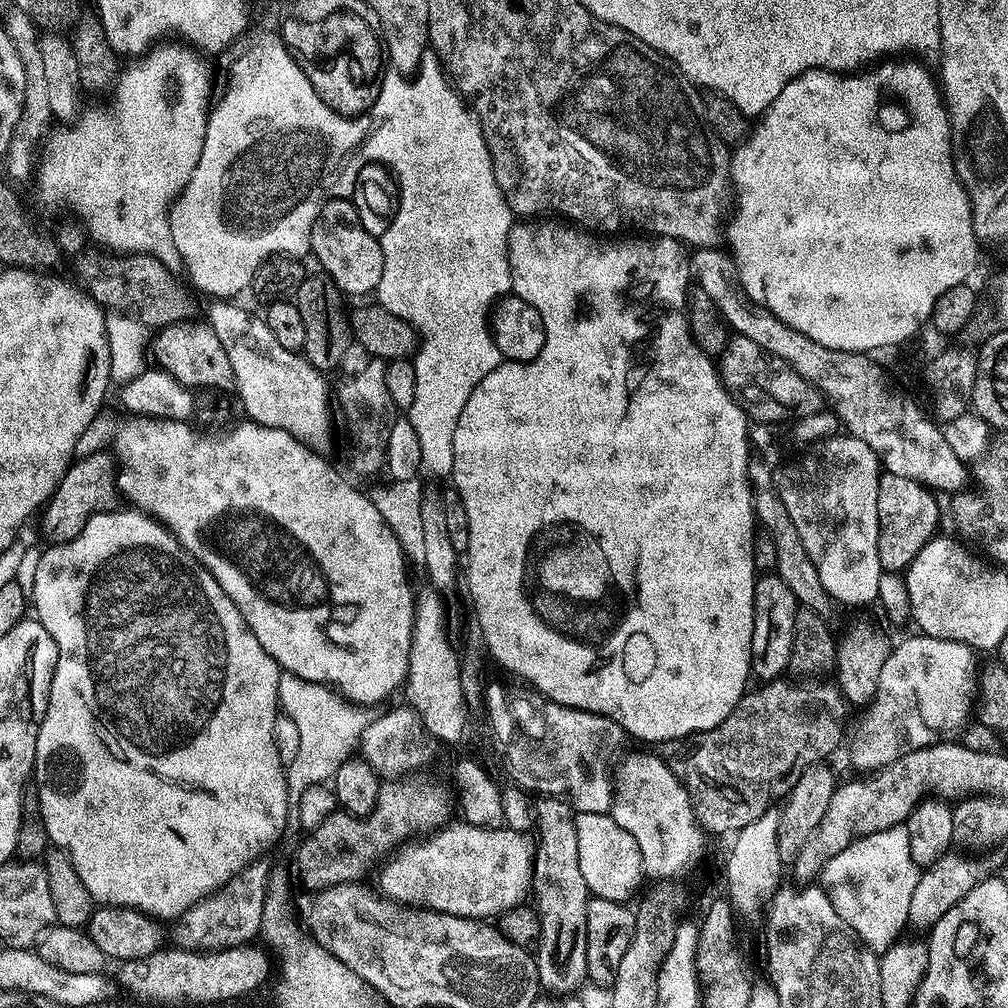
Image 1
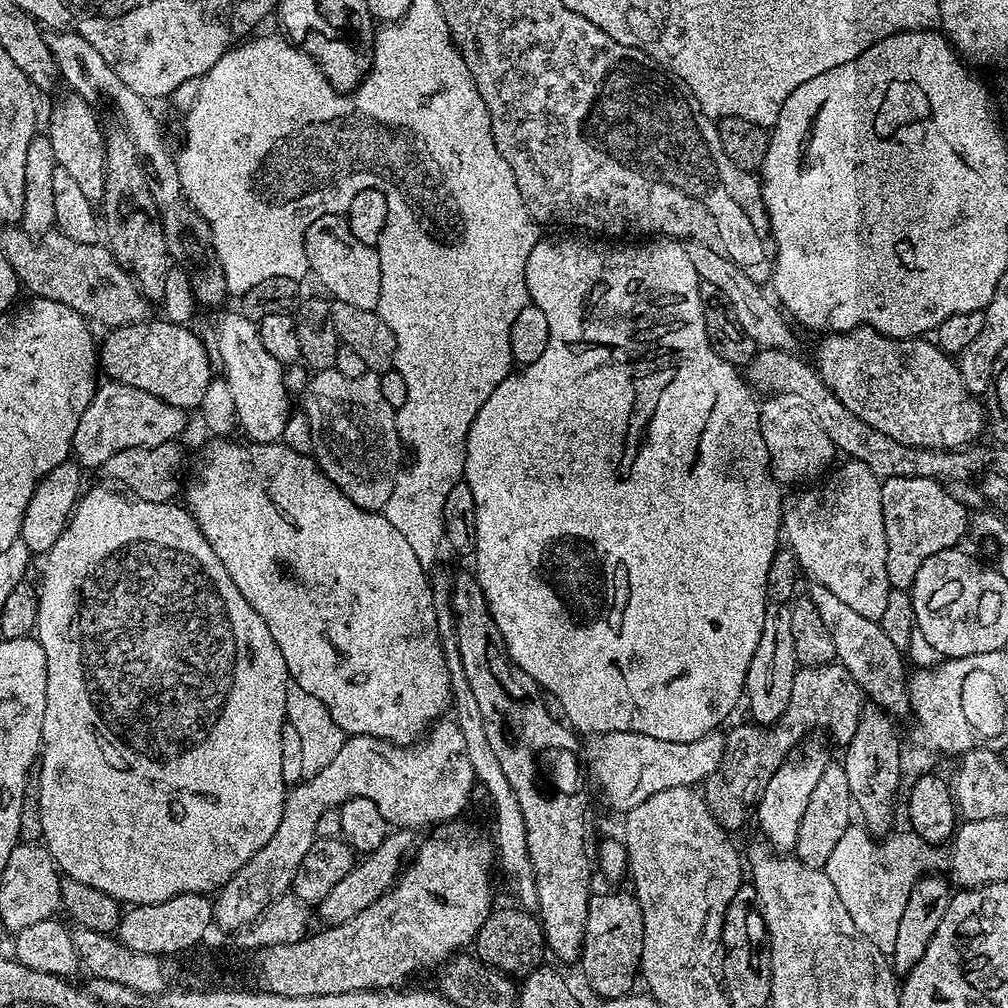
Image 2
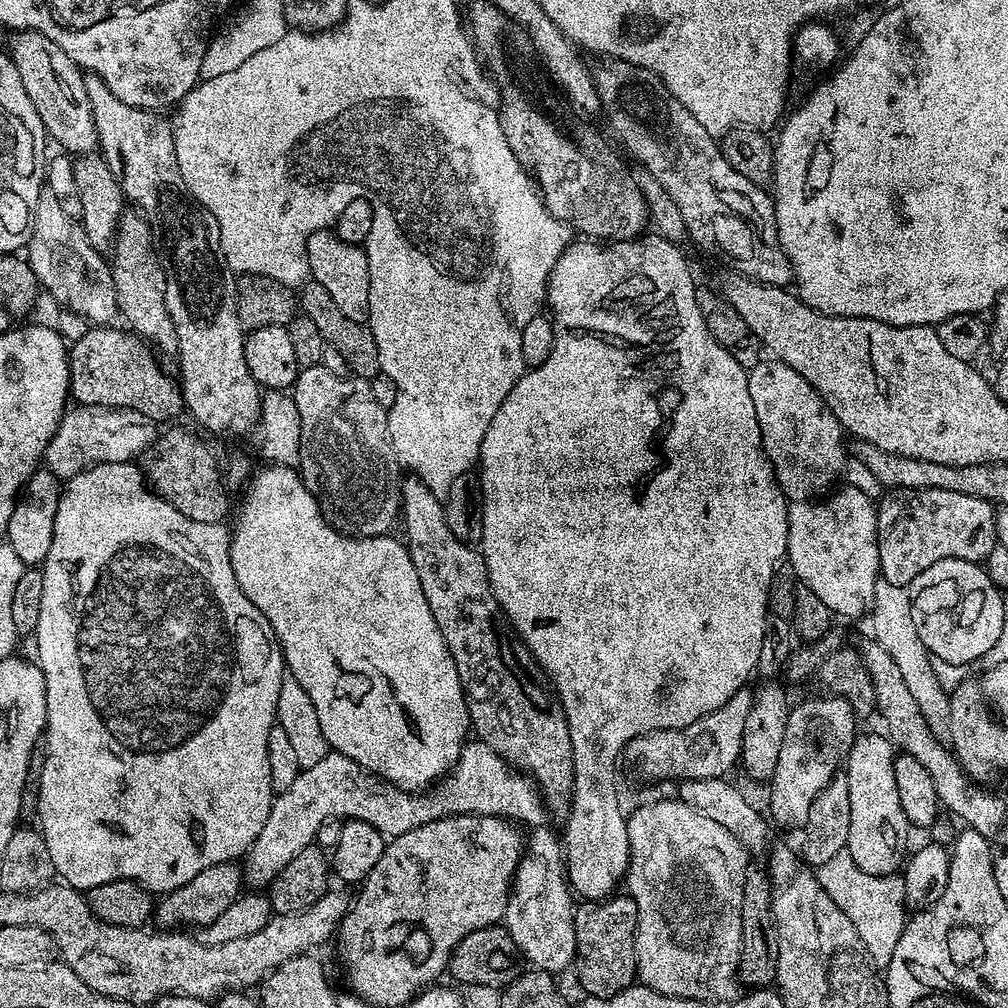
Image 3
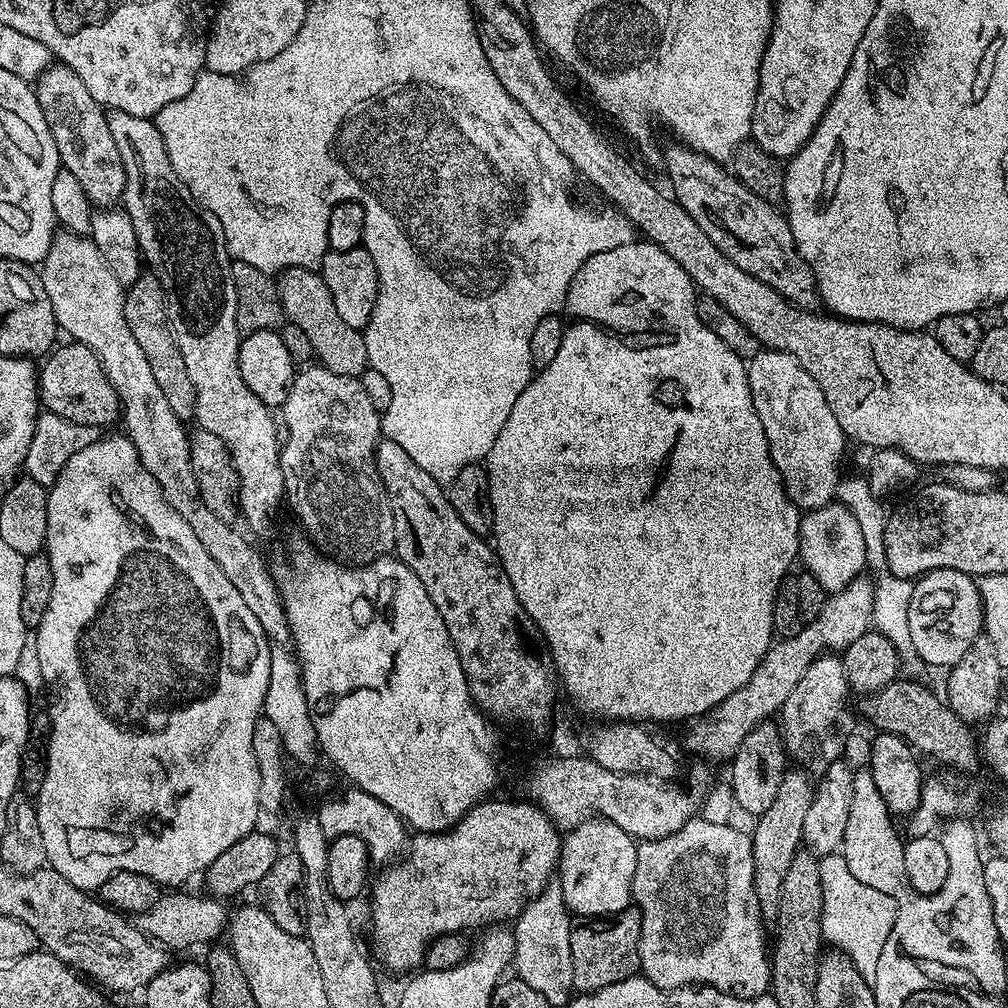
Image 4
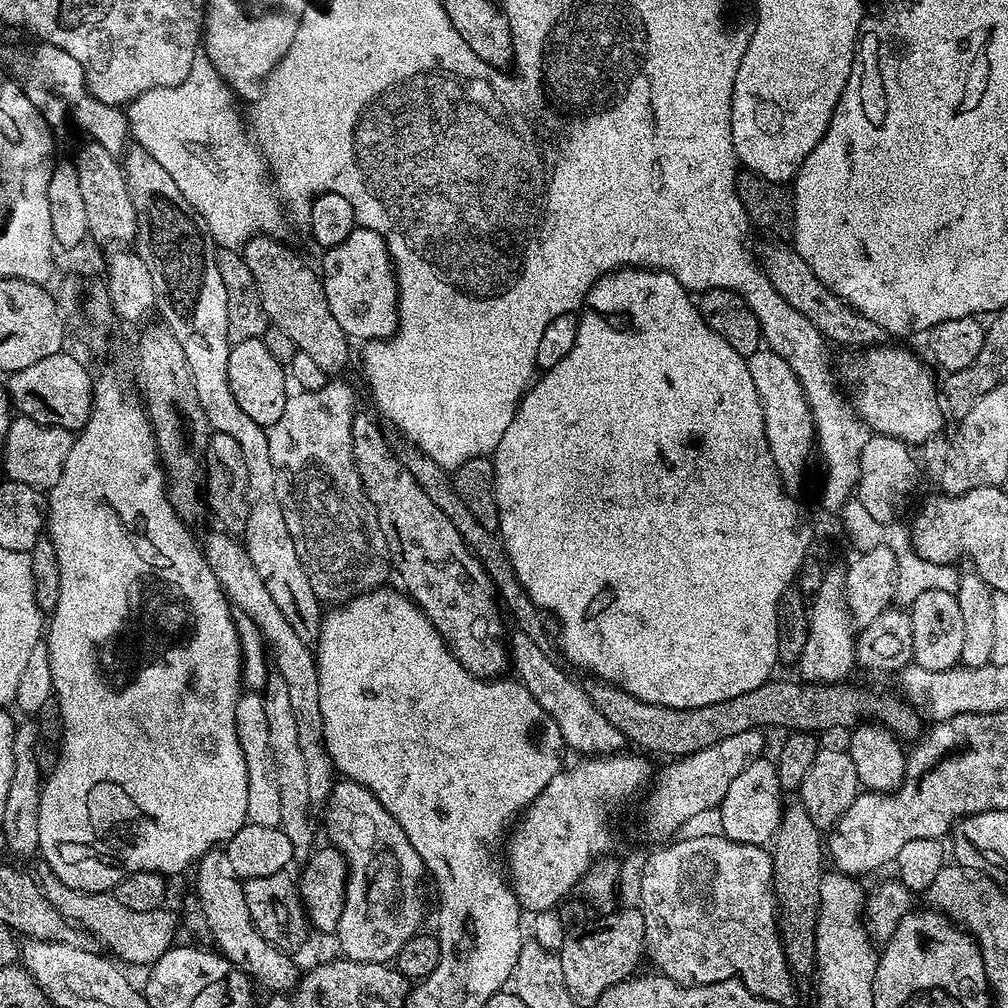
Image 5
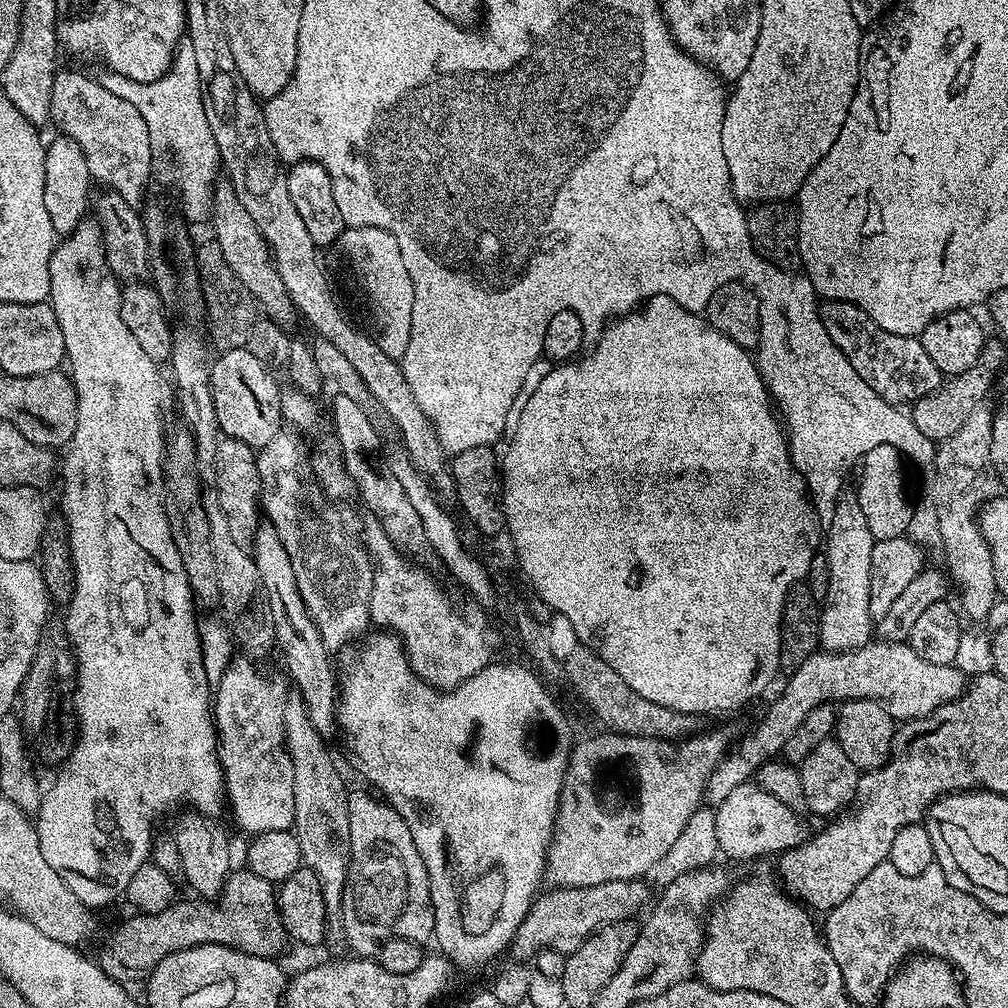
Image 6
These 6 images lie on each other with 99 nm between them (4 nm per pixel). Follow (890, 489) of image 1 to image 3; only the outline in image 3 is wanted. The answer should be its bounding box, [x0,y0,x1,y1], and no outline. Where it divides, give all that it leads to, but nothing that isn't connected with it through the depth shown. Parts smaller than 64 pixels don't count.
[875,488,998,585]

